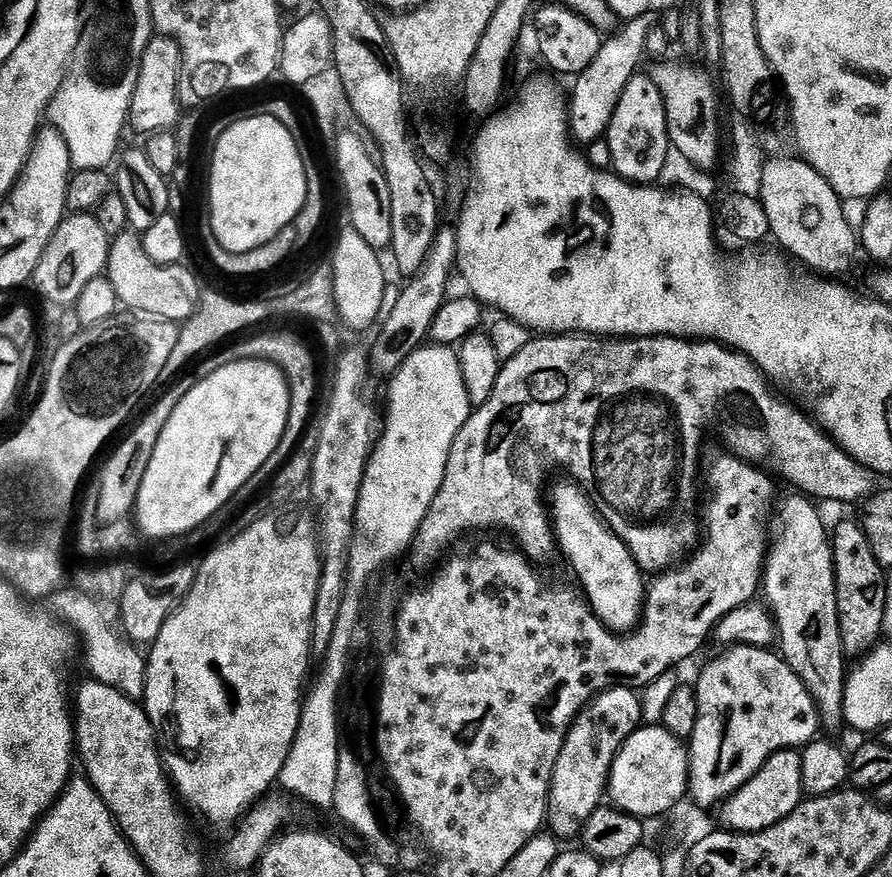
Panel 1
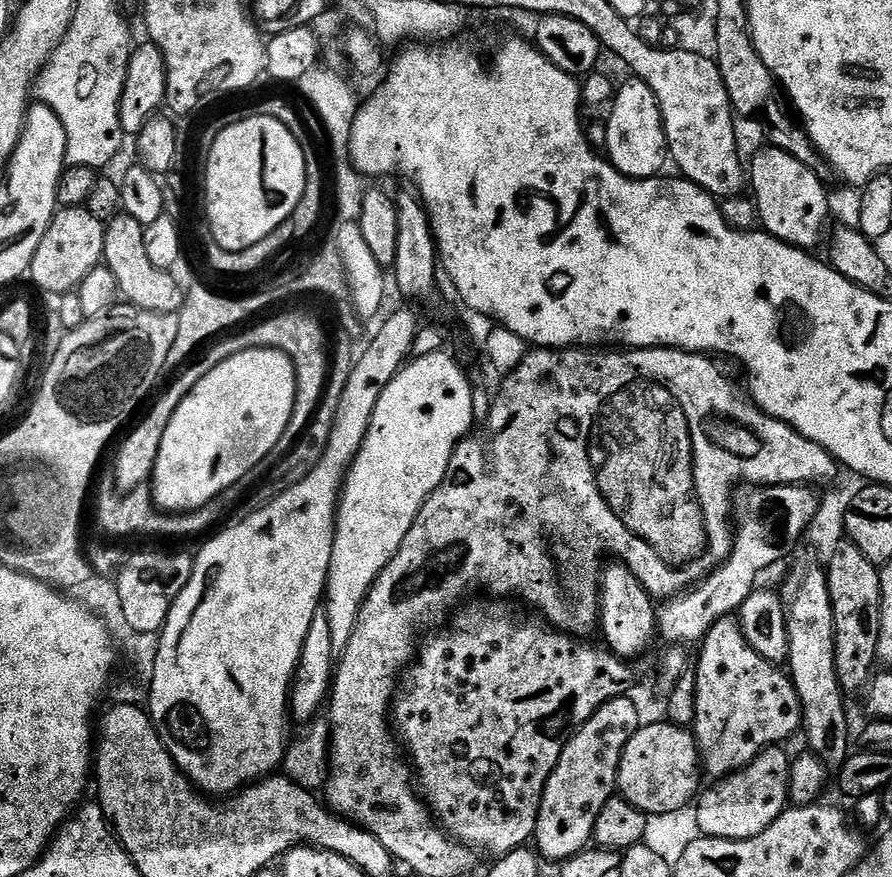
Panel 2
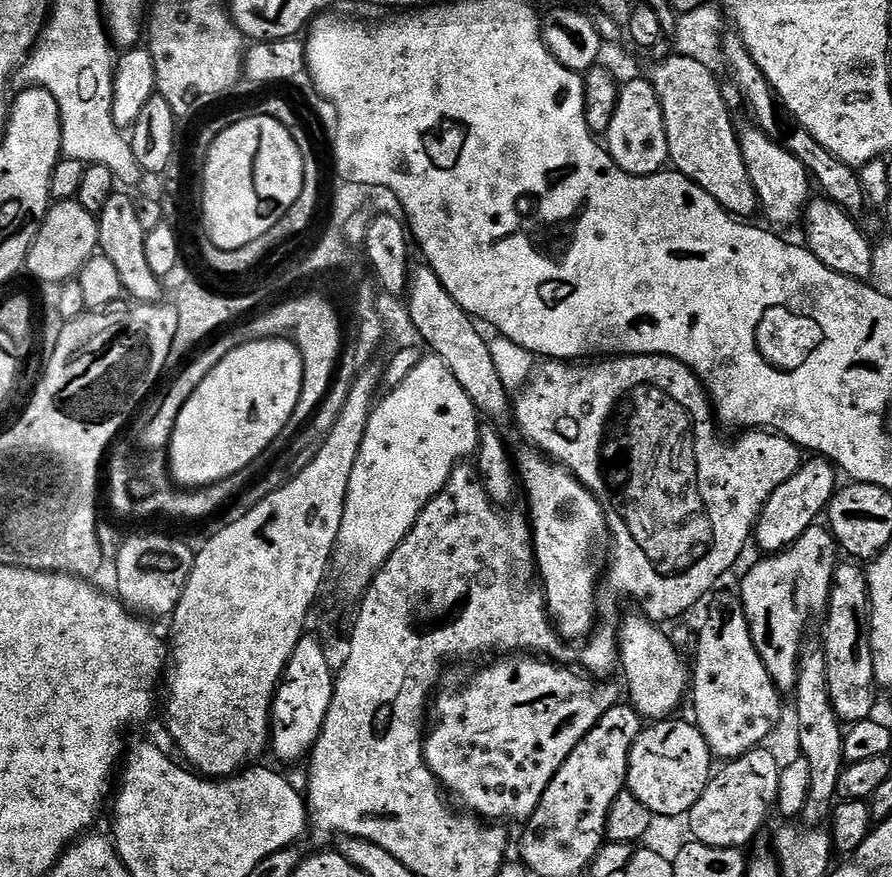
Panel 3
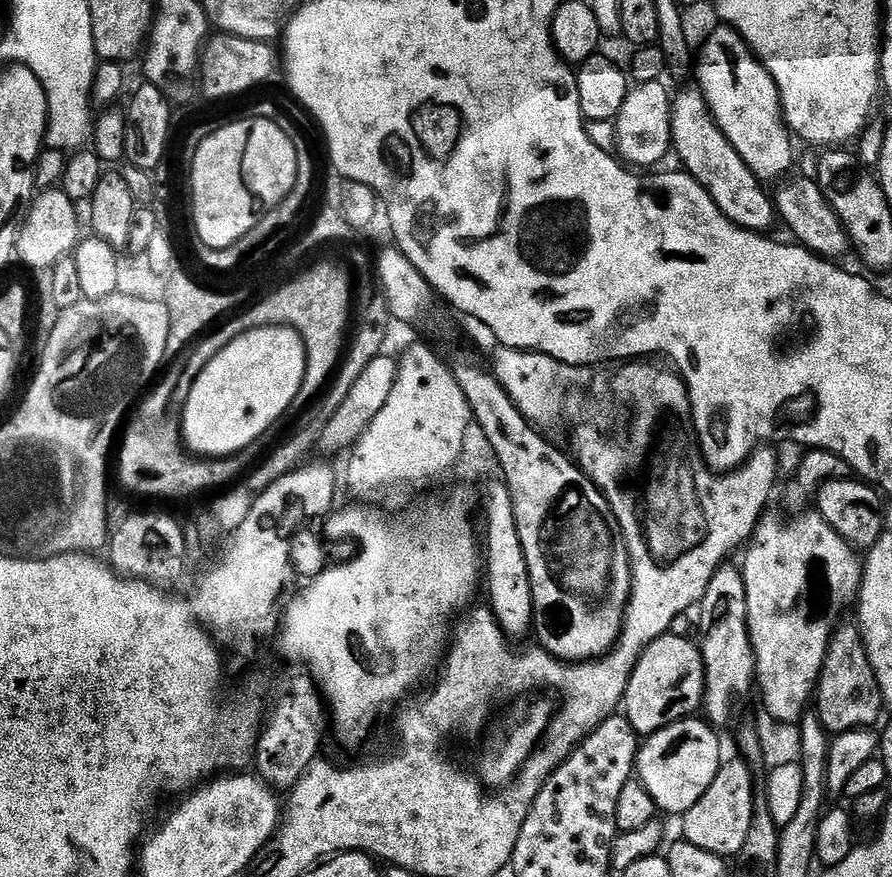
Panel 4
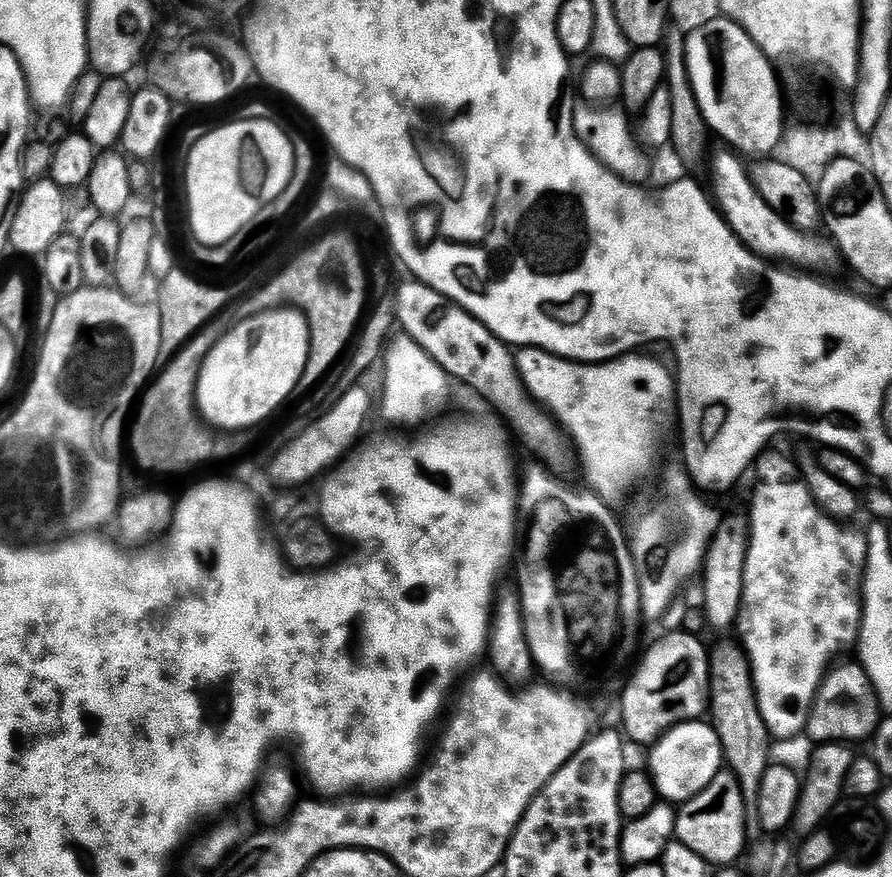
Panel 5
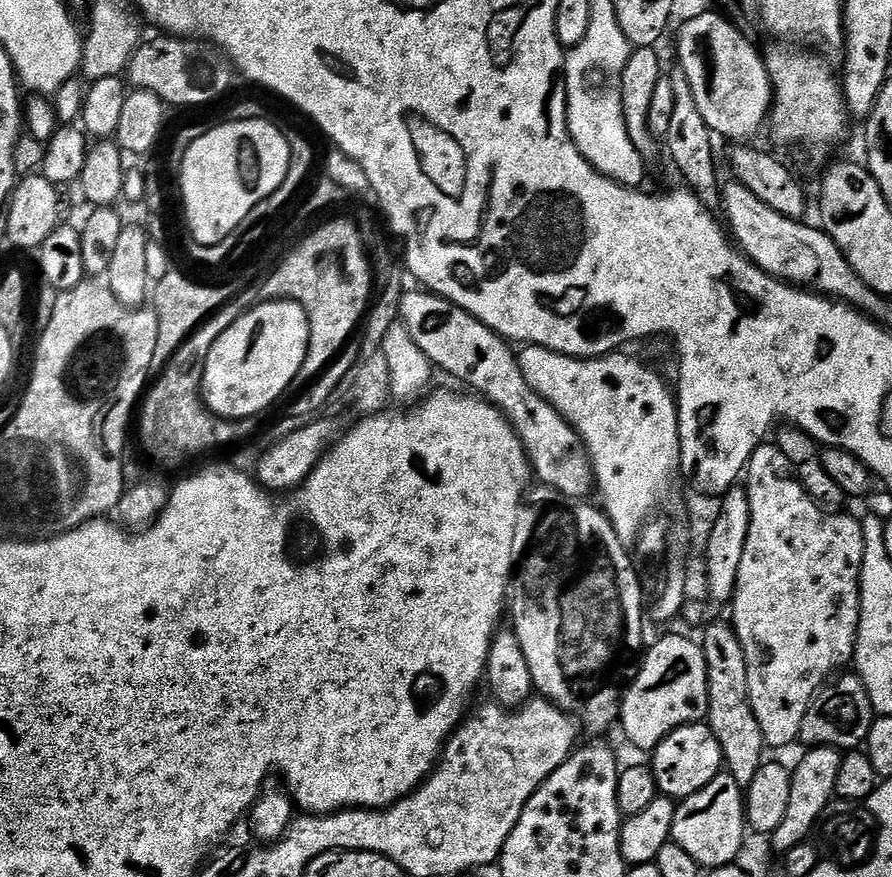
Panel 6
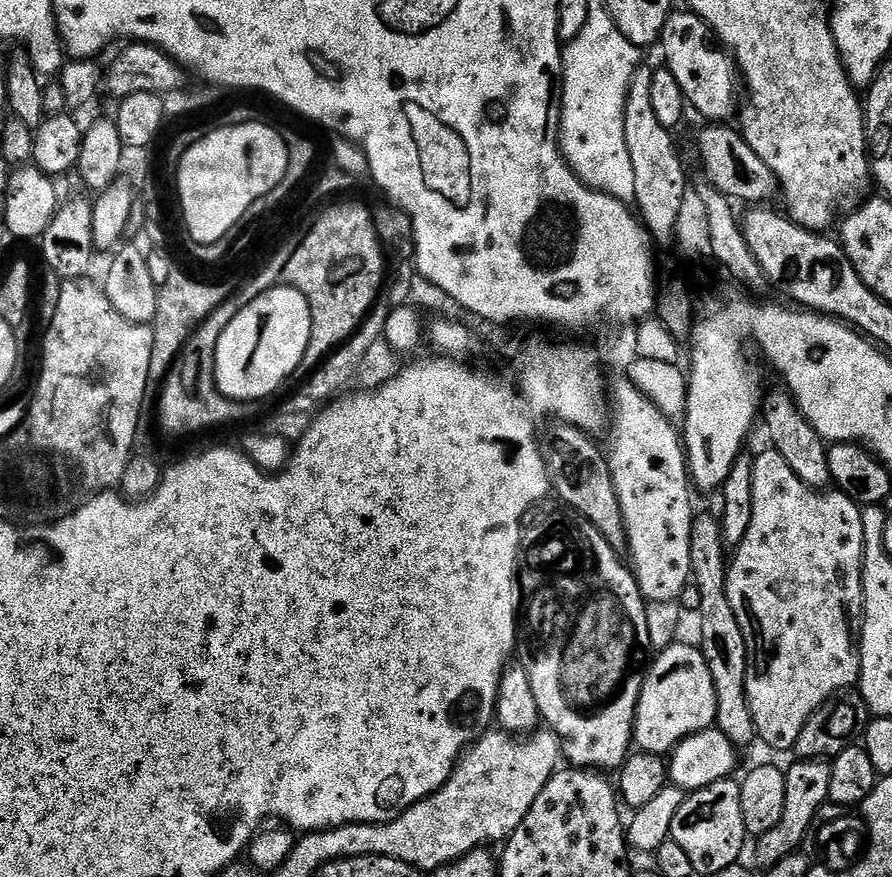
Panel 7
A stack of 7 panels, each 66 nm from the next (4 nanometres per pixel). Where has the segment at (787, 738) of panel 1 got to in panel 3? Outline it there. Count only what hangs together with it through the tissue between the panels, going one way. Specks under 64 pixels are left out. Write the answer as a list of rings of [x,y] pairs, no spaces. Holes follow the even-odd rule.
[[[736,594],[718,597],[700,628],[700,637],[696,640],[696,664],[694,660],[690,668],[690,704],[692,700],[692,708],[696,711],[694,723],[706,738],[713,757],[720,762],[736,760],[750,749],[763,745],[780,720],[780,699],[782,693],[770,678],[752,641],[744,603]]]

